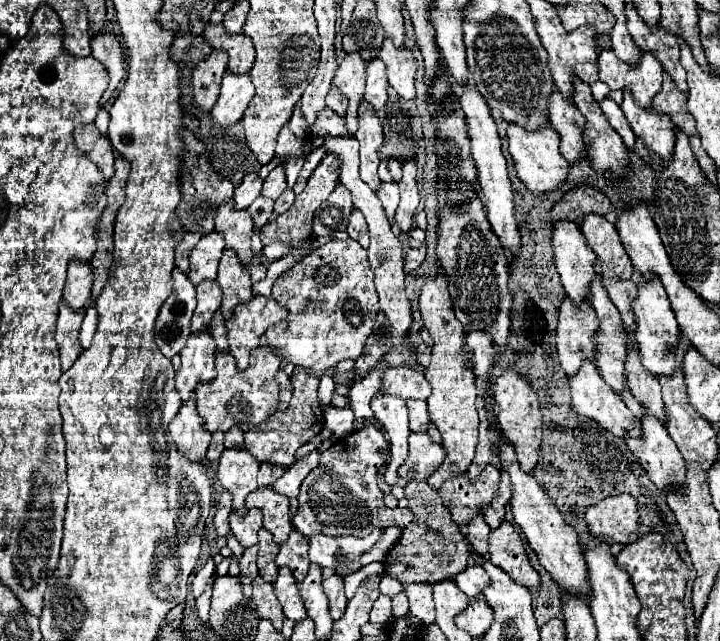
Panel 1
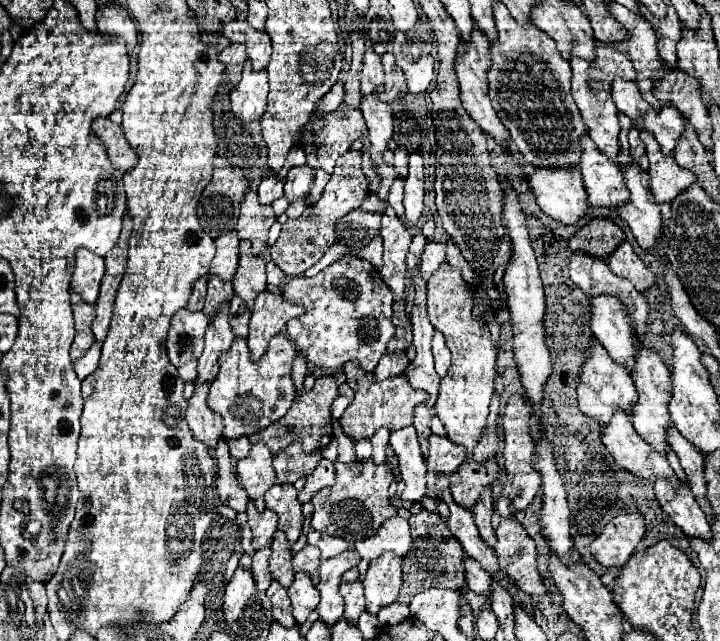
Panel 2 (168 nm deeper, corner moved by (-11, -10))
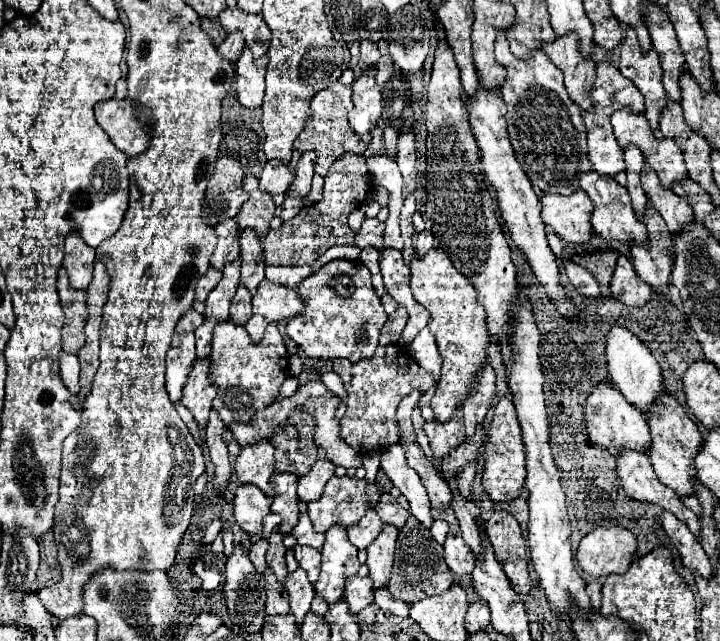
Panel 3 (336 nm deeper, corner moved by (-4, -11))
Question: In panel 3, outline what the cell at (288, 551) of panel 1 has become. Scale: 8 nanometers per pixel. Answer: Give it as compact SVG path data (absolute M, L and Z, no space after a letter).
M295 546L295 560L299 562L299 568L307 572L309 582L317 582L319 578L319 564L321 564L321 552L313 550L309 546Z

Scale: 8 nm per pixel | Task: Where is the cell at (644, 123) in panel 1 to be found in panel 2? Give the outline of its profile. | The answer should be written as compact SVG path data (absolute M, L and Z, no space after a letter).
M640 131L640 135L646 145L646 155L650 161L650 169L648 169L650 189L658 203L670 205L696 179L692 179L692 175L688 175L688 171L680 171L680 167L676 167L674 157L662 155L660 147L658 147L656 139L652 139L652 135L648 135L646 131Z

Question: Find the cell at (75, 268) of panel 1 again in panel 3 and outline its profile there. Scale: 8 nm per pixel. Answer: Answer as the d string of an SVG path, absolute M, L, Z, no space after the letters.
M69 234L65 238L65 260L63 268L69 274L69 284L73 288L85 290L89 280L93 280L93 264L95 264L95 250L85 246L79 234Z

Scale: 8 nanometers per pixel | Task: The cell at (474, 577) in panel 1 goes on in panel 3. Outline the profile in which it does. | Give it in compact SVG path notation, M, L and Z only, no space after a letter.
M449 508L445 514L439 514L437 510L433 510L433 516L435 518L441 518L441 520L447 520L449 524L449 534L447 534L447 540L445 540L445 562L447 566L451 568L451 572L457 576L457 578L467 578L471 576L473 568L475 568L475 556L473 552L465 546L463 538L461 538L461 530L459 530L459 522L453 514L453 510Z

